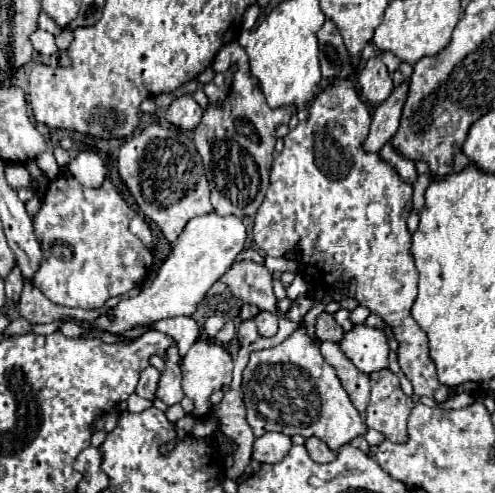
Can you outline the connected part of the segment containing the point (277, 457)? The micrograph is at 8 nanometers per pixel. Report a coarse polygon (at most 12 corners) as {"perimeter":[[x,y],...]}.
{"perimeter":[[268,432],[254,442],[252,458],[262,464],[280,462],[290,436]]}

